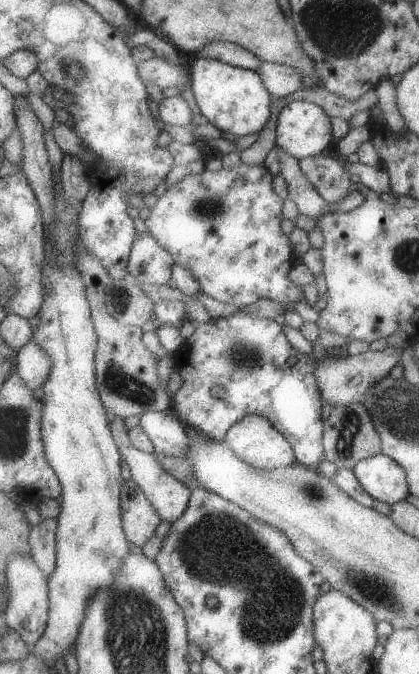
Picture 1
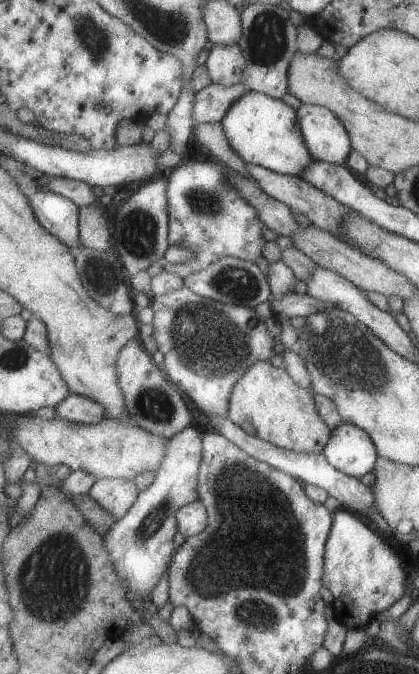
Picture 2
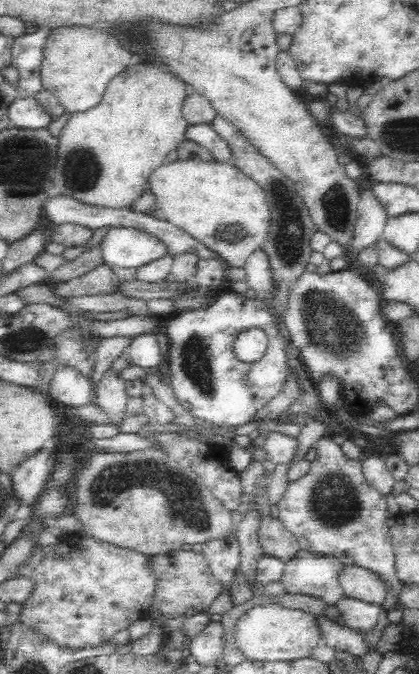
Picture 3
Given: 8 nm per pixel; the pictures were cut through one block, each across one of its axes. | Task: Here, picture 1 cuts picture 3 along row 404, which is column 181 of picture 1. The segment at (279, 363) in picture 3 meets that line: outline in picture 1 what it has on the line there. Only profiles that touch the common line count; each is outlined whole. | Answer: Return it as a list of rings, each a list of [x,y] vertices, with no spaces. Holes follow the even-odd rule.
[[[240,163],[229,170],[204,170],[200,175],[186,175],[181,182],[169,186],[155,206],[143,213],[143,217],[147,232],[160,240],[177,263],[191,270],[208,296],[238,307],[252,305],[259,299],[285,304],[305,300],[305,290],[289,278],[294,246],[292,238],[281,230],[284,204],[285,201],[274,189],[274,175],[265,164],[247,166]]]

